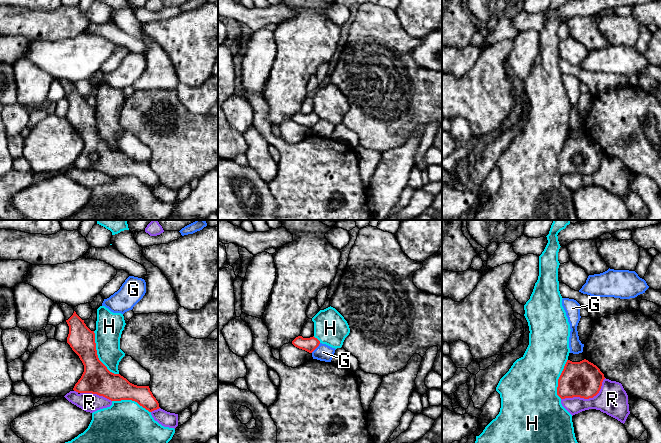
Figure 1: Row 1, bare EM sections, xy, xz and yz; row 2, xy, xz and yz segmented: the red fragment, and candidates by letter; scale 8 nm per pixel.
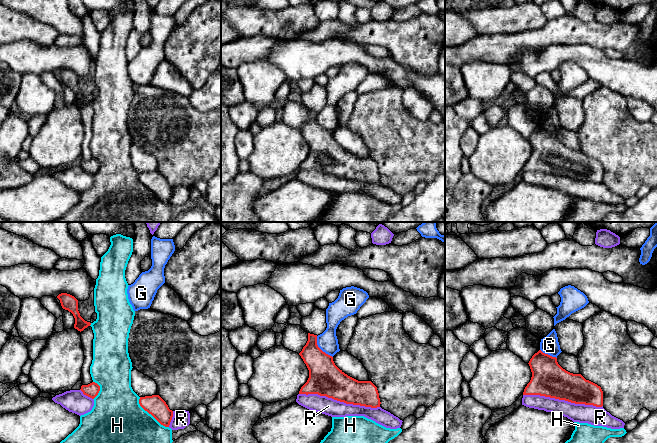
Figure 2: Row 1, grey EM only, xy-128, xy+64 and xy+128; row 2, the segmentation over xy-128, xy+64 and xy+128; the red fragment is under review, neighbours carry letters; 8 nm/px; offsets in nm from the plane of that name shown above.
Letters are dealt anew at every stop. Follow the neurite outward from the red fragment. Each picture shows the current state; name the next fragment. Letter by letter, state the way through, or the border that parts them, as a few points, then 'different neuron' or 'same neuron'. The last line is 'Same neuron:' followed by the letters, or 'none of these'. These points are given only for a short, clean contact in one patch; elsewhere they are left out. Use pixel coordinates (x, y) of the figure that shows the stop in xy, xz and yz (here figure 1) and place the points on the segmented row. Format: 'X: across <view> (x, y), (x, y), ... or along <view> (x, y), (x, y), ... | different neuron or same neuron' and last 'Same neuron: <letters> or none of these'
G: along xz (320, 343), (311, 352) | different neuron
H: different neuron
R: different neuron
Same neuron: none of these

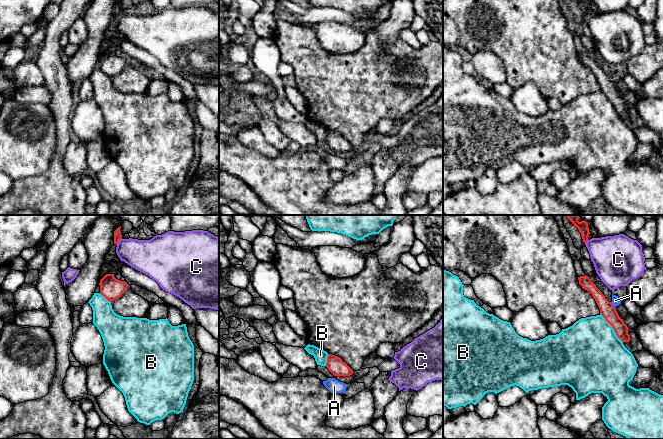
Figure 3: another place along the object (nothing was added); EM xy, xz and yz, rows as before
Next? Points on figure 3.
A: along yz (610, 302), (615, 306) | different neuron
B: different neuron
C: along xy (121, 238), (116, 244) | different neuron
Same neuron: none of these

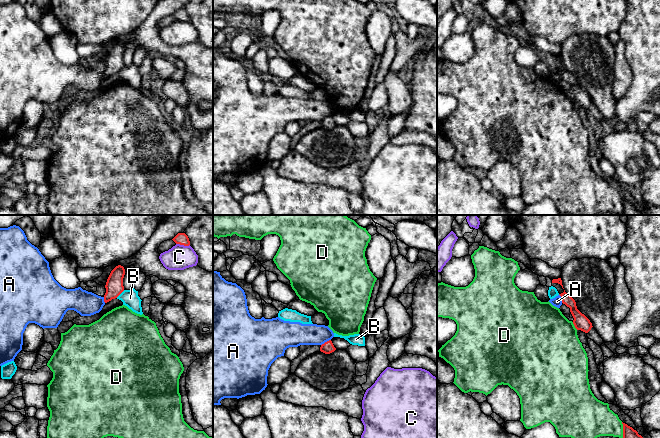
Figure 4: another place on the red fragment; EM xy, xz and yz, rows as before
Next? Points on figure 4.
A: along xz (330, 339), (321, 345) | different neuron
B: along xy (124, 290), (116, 297) | different neuron
C: different neuron
D: different neuron
Same neuron: none of these

